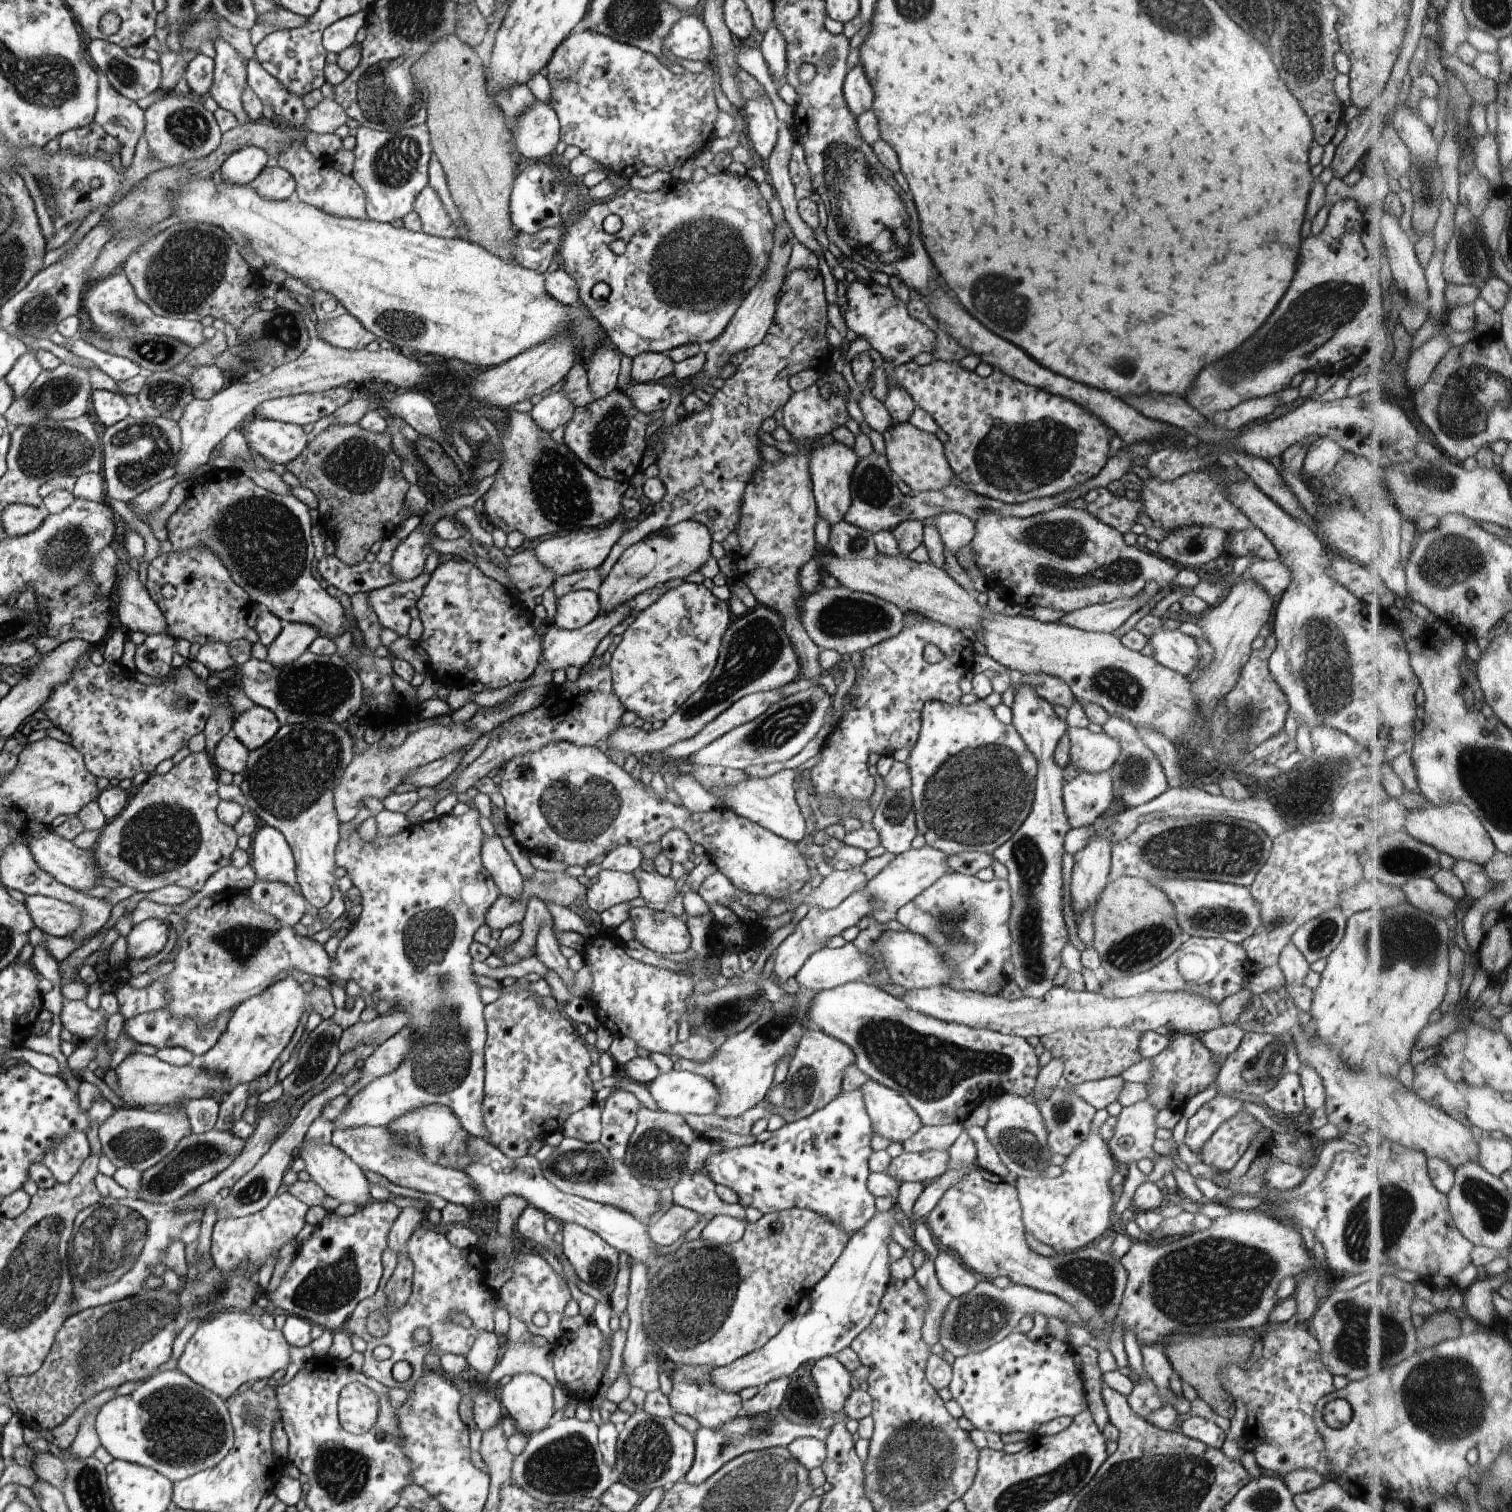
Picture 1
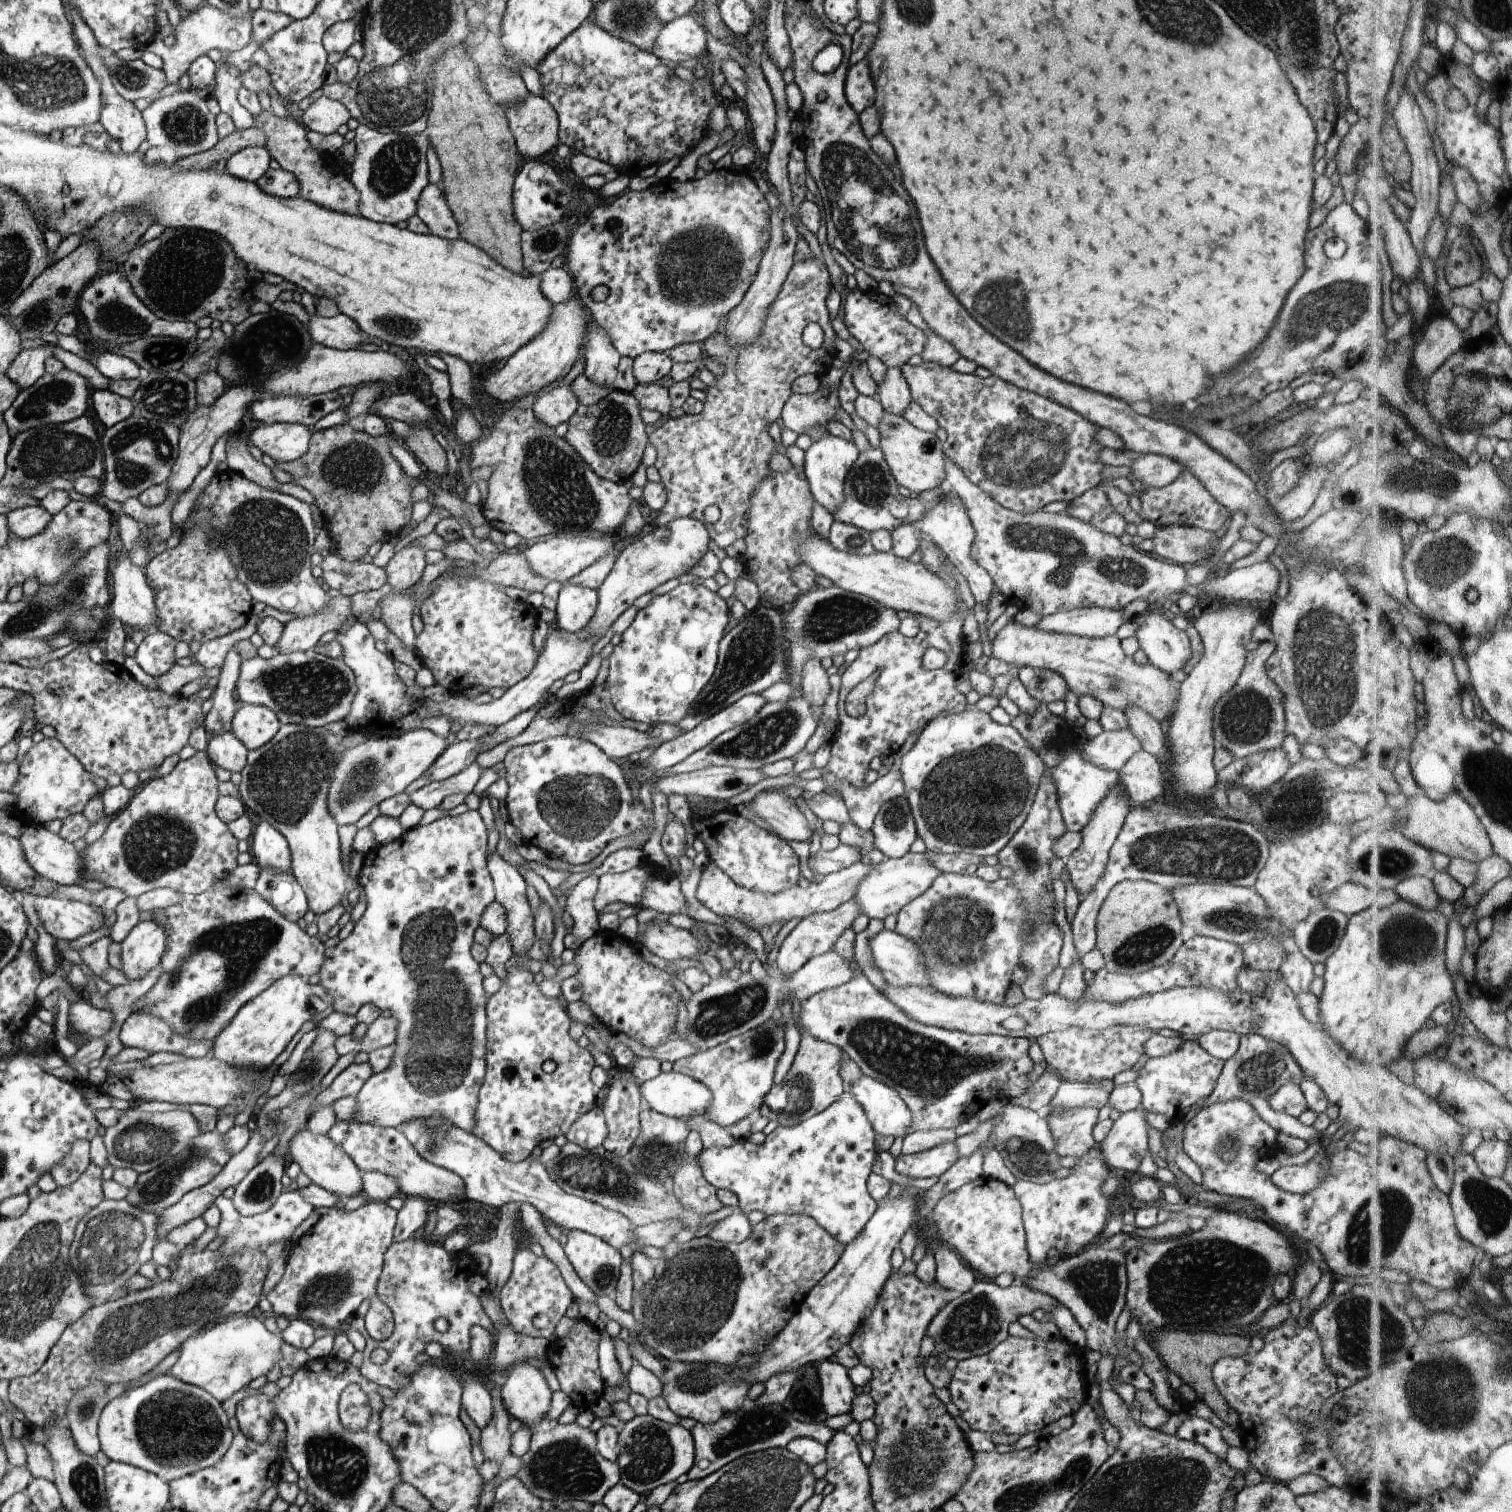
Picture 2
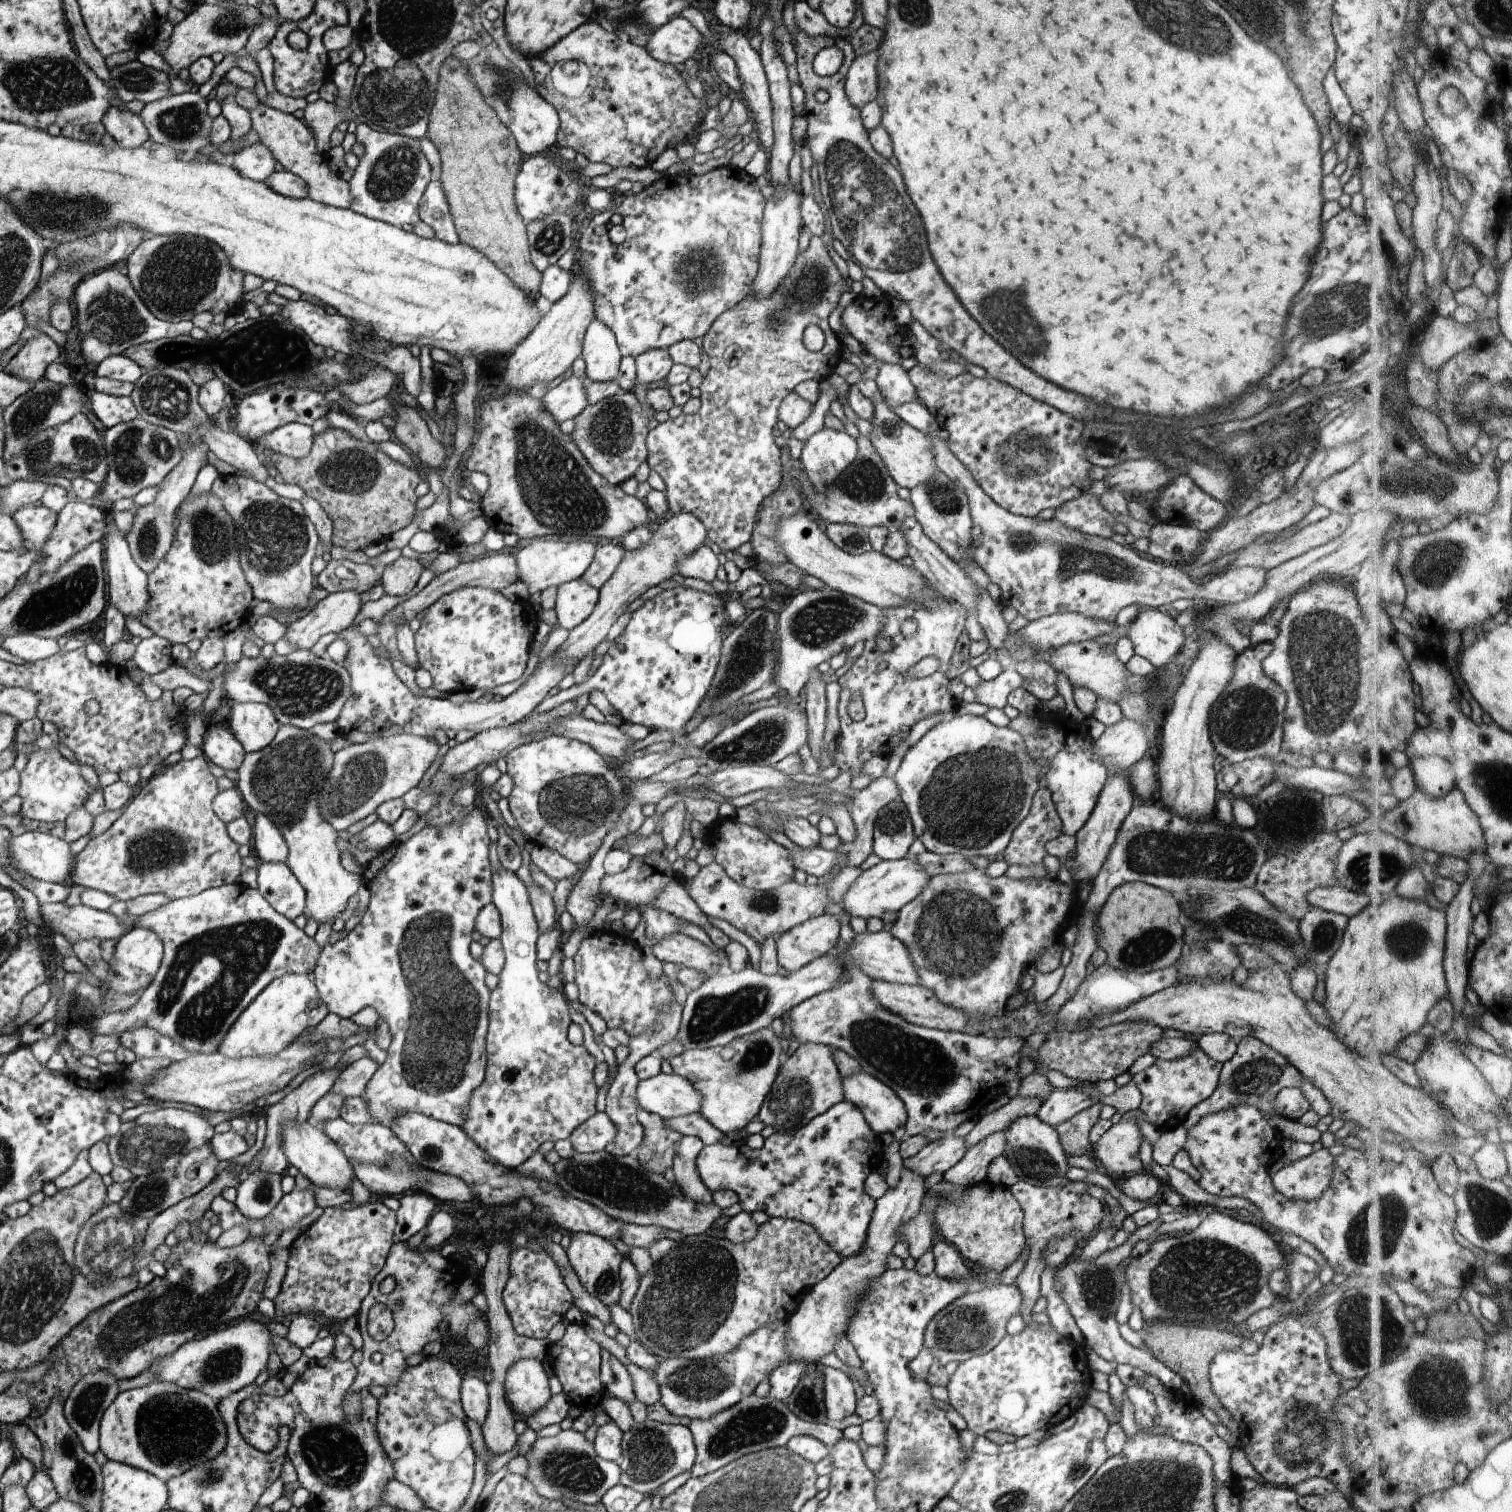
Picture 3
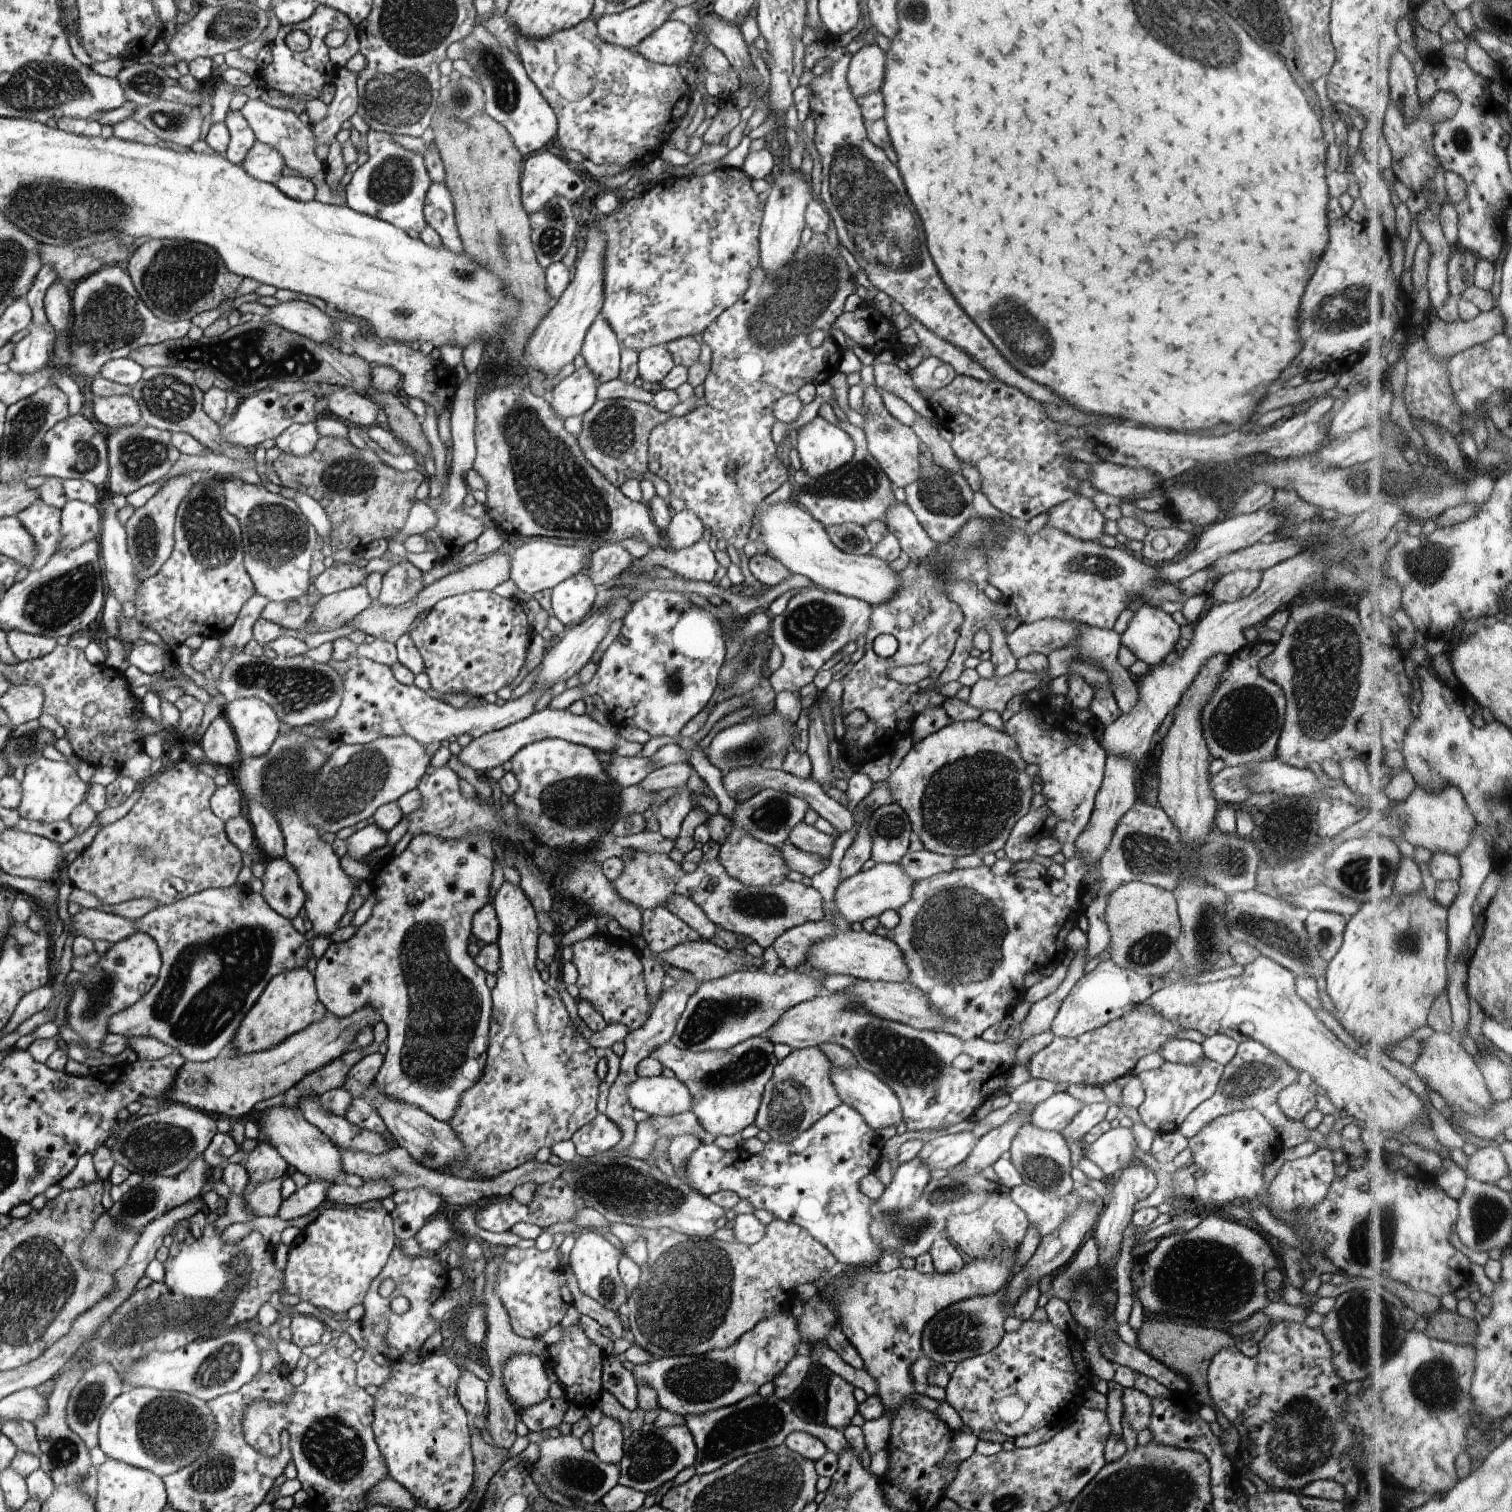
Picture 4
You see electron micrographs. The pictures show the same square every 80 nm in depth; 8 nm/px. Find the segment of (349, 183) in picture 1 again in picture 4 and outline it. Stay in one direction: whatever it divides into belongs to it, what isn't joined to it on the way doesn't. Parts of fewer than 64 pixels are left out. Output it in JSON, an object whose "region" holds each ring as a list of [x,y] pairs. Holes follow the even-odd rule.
{"region":[[[261,99],[248,100],[241,109],[241,114],[255,132],[257,141],[278,148],[286,160],[286,166],[302,174],[303,178],[310,180],[316,186],[316,200],[323,204],[345,206],[344,196],[342,196],[344,190],[336,186],[332,192],[332,188],[326,184],[323,162],[320,162],[315,154],[314,134],[310,125],[304,125],[293,111],[269,106]]]}

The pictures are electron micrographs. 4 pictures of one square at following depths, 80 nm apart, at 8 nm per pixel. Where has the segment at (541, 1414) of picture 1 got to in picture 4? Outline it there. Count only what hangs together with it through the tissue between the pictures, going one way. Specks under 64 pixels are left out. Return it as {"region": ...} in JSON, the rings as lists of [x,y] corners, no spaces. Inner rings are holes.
{"region":[[[516,1354],[506,1360],[502,1370],[503,1384],[518,1411],[549,1398],[551,1383],[546,1366],[538,1356],[530,1354]]]}

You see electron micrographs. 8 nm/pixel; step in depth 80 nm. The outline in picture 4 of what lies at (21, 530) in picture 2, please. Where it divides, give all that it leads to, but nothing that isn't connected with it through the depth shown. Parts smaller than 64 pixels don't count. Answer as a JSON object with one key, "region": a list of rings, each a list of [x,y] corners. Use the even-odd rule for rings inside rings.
{"region":[[[41,499],[30,504],[18,514],[17,518],[24,524],[28,532],[35,539],[38,556],[31,571],[40,570],[48,558],[56,553],[60,542],[64,538],[62,534],[63,510],[45,504]]]}

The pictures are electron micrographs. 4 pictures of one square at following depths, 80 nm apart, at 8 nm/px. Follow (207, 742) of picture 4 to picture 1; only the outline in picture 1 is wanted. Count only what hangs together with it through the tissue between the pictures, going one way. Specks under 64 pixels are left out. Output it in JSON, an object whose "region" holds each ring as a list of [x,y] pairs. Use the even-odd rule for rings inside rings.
{"region":[[[232,734],[225,735],[211,755],[211,760],[217,770],[227,770],[232,775],[242,774],[247,769],[250,752]]]}

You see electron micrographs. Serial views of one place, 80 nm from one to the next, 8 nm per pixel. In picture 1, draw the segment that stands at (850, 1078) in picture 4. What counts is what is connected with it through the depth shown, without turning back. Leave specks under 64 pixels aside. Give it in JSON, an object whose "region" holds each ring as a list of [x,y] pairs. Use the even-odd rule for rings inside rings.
{"region":[[[871,1079],[860,1090],[874,1134],[892,1143],[904,1143],[923,1126],[902,1094]]]}

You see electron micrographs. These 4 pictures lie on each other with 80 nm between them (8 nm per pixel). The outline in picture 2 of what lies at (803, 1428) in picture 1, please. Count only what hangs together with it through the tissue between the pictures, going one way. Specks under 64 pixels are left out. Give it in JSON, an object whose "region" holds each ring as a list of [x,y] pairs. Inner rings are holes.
{"region":[[[745,1400],[736,1412],[727,1413],[718,1422],[701,1424],[696,1421],[696,1426],[690,1430],[695,1446],[695,1462],[687,1473],[689,1480],[700,1480],[723,1468],[726,1464],[749,1453],[769,1450],[770,1448],[787,1447],[788,1442],[794,1438],[809,1437],[829,1444],[837,1430],[828,1428],[824,1423],[801,1422],[792,1417],[792,1414],[780,1404],[762,1406],[758,1402]]]}

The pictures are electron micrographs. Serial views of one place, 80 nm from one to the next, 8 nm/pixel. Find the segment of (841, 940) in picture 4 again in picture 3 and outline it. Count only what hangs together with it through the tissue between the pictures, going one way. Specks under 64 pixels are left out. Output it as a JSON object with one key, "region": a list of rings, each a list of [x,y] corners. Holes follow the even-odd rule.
{"region":[[[882,929],[875,934],[870,934],[867,931],[856,934],[848,951],[852,956],[854,965],[861,968],[862,972],[872,980],[882,980],[902,985],[920,985],[920,977],[914,964],[912,964],[908,948],[898,938],[894,938],[888,930]]]}

